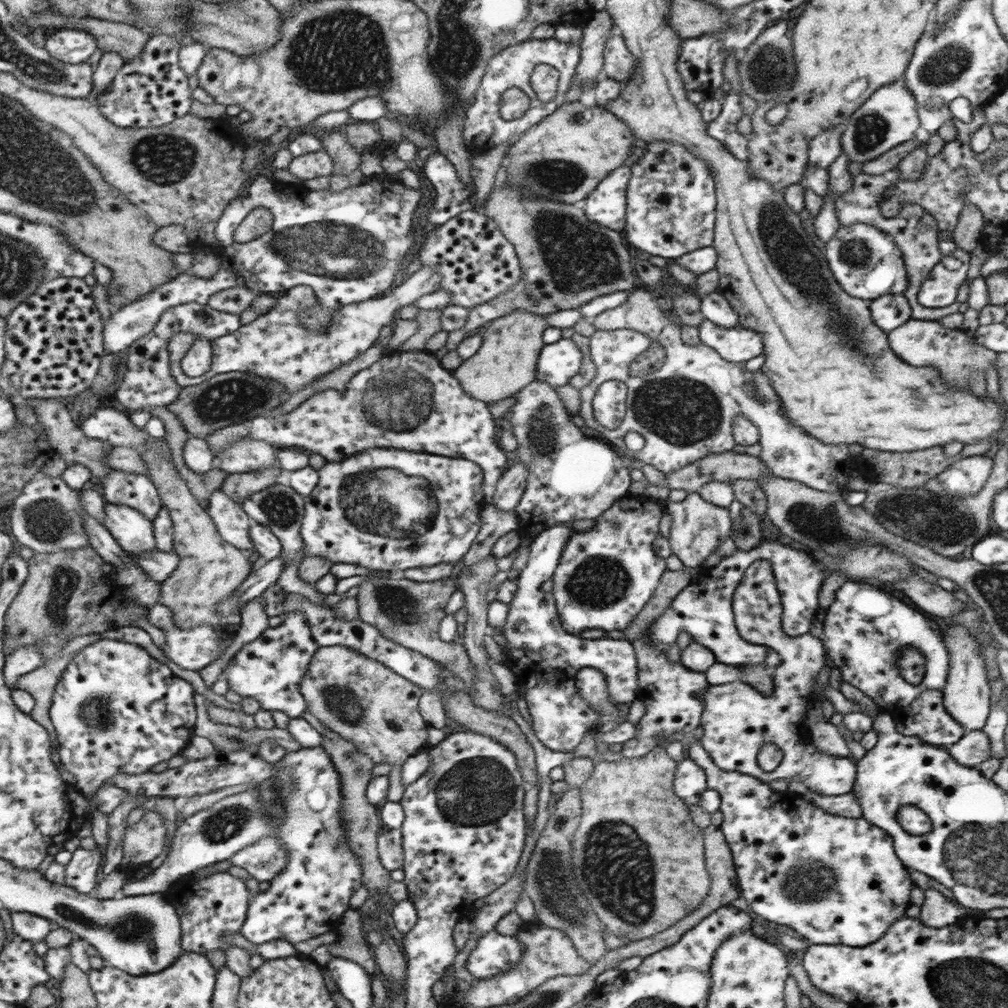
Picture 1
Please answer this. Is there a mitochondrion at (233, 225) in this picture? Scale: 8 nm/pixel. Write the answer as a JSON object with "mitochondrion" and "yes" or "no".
{"mitochondrion":"no"}

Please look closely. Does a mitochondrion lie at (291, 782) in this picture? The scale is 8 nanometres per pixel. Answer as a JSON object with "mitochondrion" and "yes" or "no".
{"mitochondrion":"yes"}

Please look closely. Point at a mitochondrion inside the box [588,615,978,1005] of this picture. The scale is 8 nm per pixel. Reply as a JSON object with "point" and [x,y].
{"point":[809,881]}

